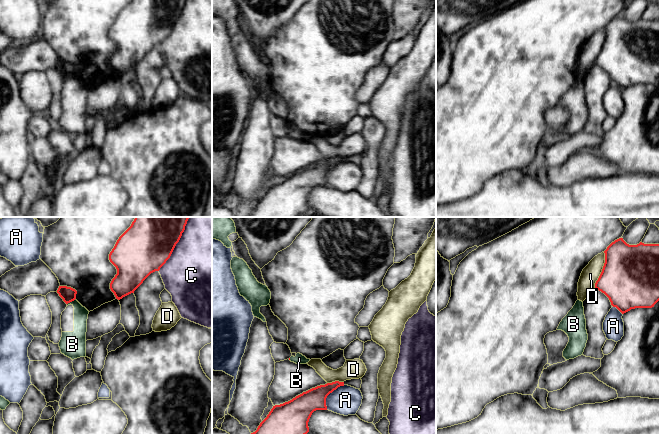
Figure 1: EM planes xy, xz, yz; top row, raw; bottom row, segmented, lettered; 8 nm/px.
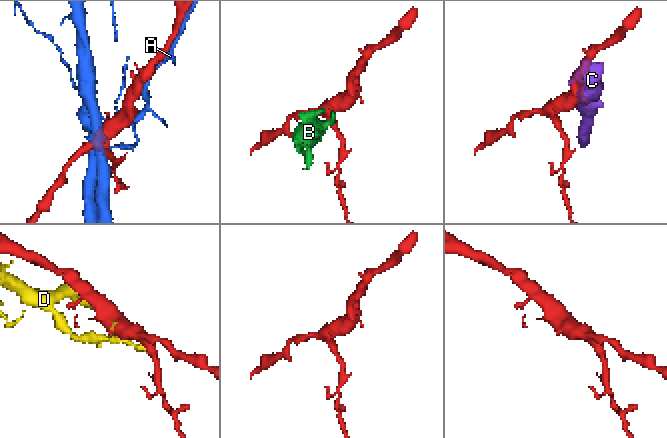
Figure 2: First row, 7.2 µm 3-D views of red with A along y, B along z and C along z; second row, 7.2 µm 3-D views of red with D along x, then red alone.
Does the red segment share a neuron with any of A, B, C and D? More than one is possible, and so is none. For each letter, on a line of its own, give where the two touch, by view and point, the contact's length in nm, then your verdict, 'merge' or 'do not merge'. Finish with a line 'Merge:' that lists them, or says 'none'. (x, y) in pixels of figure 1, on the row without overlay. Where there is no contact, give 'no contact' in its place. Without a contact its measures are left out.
A: xz (329, 169) | 240 nm | do not merge
B: xy (70, 77) | 80 nm | do not merge
C: xy (174, 23) | 440 nm | do not merge
D: yz (602, 46) | 300 nm | do not merge
Merge: none

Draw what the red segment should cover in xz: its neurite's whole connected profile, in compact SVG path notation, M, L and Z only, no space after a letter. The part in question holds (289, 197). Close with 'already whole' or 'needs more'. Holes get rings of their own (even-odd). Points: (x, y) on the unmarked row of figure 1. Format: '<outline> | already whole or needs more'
M344 158L320 161L273 182L248 217L298 217L309 208L308 198L312 189L327 186L327 172L340 162L344 162Z | already whole

